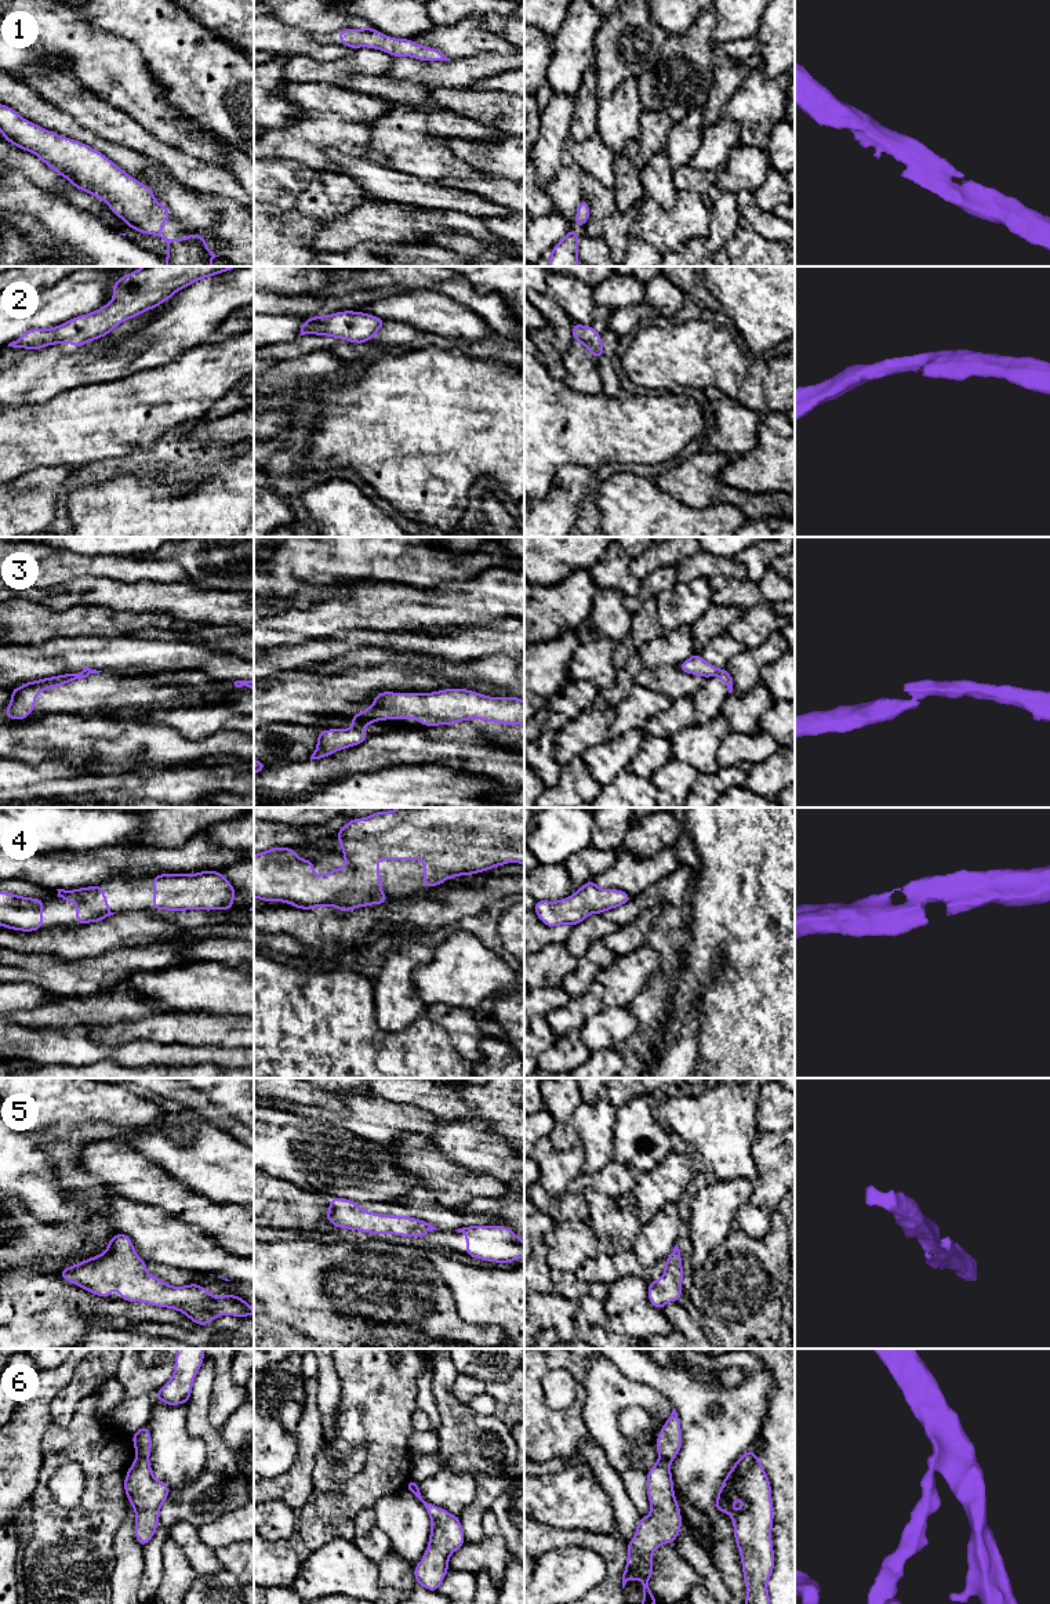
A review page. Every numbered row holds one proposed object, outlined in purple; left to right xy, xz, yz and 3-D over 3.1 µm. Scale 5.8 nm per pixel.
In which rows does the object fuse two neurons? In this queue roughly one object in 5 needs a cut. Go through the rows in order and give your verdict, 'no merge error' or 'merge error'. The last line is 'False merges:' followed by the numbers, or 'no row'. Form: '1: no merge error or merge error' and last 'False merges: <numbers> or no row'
1: no merge error
2: no merge error
3: merge error
4: no merge error
5: no merge error
6: merge error
False merges: 3, 6

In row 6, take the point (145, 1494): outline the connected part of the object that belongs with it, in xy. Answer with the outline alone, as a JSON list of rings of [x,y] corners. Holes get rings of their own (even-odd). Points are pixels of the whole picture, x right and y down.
[[[137,1456],[124,1478],[124,1491],[135,1510],[135,1538],[143,1547],[159,1525],[160,1507],[168,1498],[168,1485],[153,1476],[149,1458]]]

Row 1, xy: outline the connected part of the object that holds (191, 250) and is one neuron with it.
[[[1,104],[0,133],[17,148],[34,153],[72,186],[106,202],[112,213],[130,225],[130,231],[164,239],[170,251],[163,258],[166,266],[212,266],[211,261],[219,257],[199,233],[174,240],[161,236],[164,221],[171,214],[156,202],[153,189],[91,146],[41,128]]]

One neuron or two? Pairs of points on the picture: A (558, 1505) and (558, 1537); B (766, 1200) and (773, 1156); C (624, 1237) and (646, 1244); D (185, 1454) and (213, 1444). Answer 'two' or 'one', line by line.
A: two
B: one
C: two
D: two

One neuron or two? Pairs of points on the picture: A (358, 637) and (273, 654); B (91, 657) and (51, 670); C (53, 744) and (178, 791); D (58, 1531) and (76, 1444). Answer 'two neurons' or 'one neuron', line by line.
A: one neuron
B: one neuron
C: two neurons
D: one neuron

